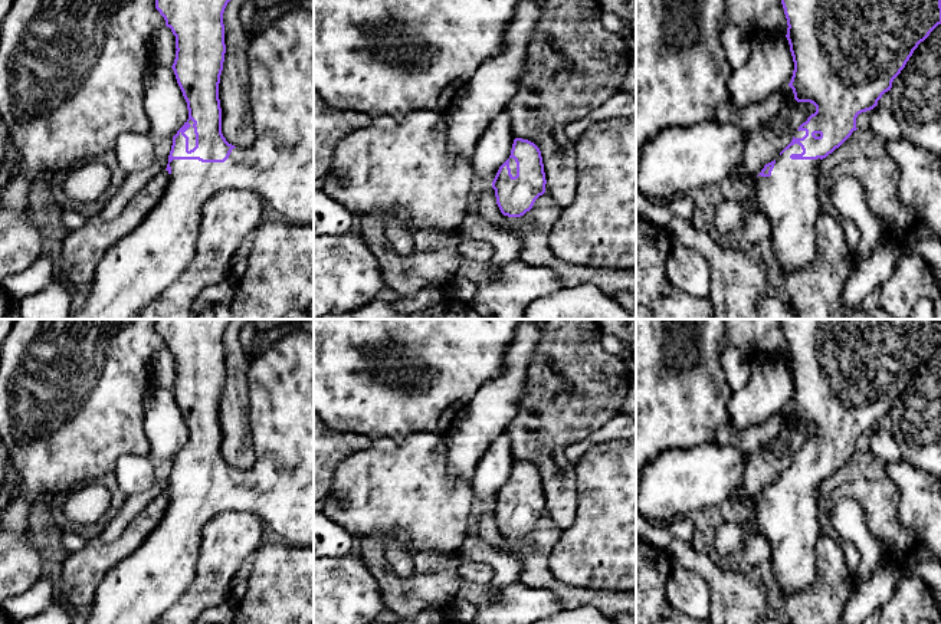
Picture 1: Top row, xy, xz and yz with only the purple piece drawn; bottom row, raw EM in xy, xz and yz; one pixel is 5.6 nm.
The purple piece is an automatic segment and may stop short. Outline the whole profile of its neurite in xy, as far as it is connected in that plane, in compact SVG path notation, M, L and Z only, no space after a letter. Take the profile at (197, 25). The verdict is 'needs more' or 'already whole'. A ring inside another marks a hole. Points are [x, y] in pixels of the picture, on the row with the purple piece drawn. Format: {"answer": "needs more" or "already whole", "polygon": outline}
{"answer": "needs more", "polygon": "M155 0L155 9L176 36L173 70L187 102L188 119L173 137L167 171L168 184L154 208L142 223L117 242L98 265L91 293L82 311L69 319L135 319L140 311L154 302L196 254L200 216L204 203L226 188L250 190L285 220L314 224L314 12L294 4L260 33L250 35L247 47L247 75L250 82L250 111L256 139L250 147L239 148L222 134L222 108L219 83L223 70L226 45L223 13L230 0Z"}

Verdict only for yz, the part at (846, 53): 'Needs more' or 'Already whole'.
Needs more

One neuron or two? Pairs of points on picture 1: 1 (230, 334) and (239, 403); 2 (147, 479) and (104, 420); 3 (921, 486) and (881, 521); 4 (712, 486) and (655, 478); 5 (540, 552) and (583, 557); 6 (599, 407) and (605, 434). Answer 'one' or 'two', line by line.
1: one
2: two
3: two
4: one
5: two
6: two

